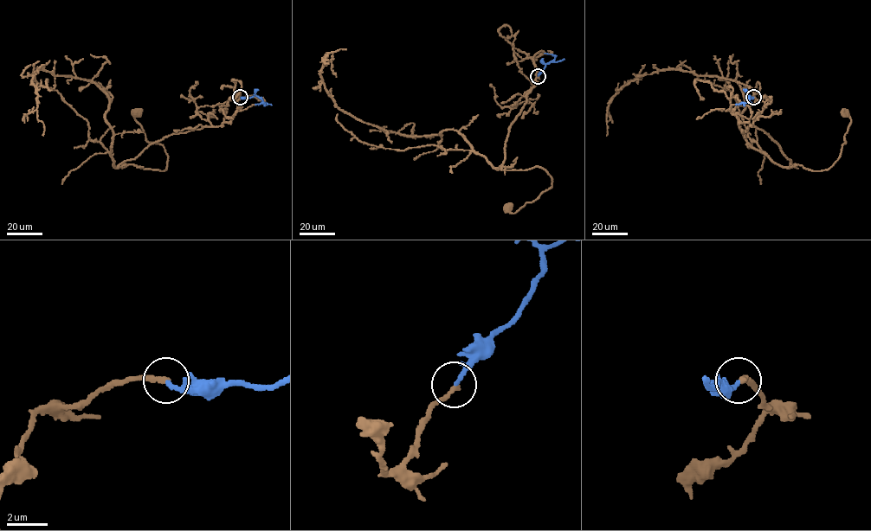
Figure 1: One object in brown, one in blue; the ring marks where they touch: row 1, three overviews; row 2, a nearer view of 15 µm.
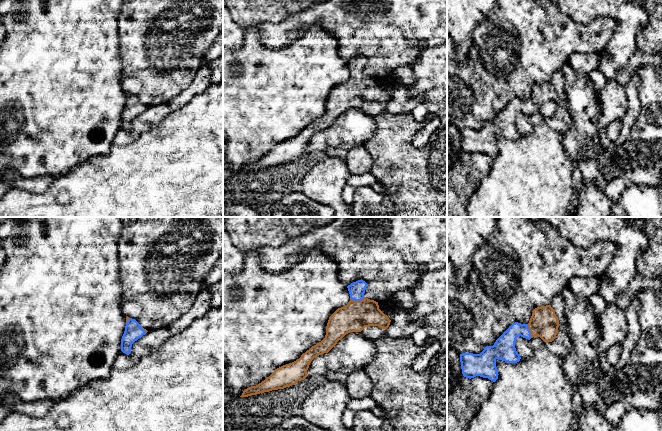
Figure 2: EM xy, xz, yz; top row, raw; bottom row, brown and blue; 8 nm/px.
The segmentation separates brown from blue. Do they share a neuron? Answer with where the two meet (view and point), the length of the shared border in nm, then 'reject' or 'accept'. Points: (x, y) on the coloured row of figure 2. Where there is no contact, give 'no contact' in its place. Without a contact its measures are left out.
xz (357, 301) | 120 nm | accept

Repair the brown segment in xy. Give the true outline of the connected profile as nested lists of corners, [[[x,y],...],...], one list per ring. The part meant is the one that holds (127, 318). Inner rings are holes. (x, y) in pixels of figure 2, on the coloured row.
[[[126,317],[125,331],[121,339],[121,351],[130,354],[132,344],[147,332],[135,319]]]

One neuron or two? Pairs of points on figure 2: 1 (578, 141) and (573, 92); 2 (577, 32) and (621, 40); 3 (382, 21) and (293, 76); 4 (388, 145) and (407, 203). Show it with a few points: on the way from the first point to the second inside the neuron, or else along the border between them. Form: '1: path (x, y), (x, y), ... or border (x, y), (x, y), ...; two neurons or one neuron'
1: path (579, 129), (579, 104); one neuron
2: border (611, 16), (615, 22), (615, 29), (600, 54); two neurons
3: border (324, 29), (337, 40), (337, 53), (346, 62); two neurons
4: path (395, 159), (397, 164), (407, 174), (407, 189); one neuron

